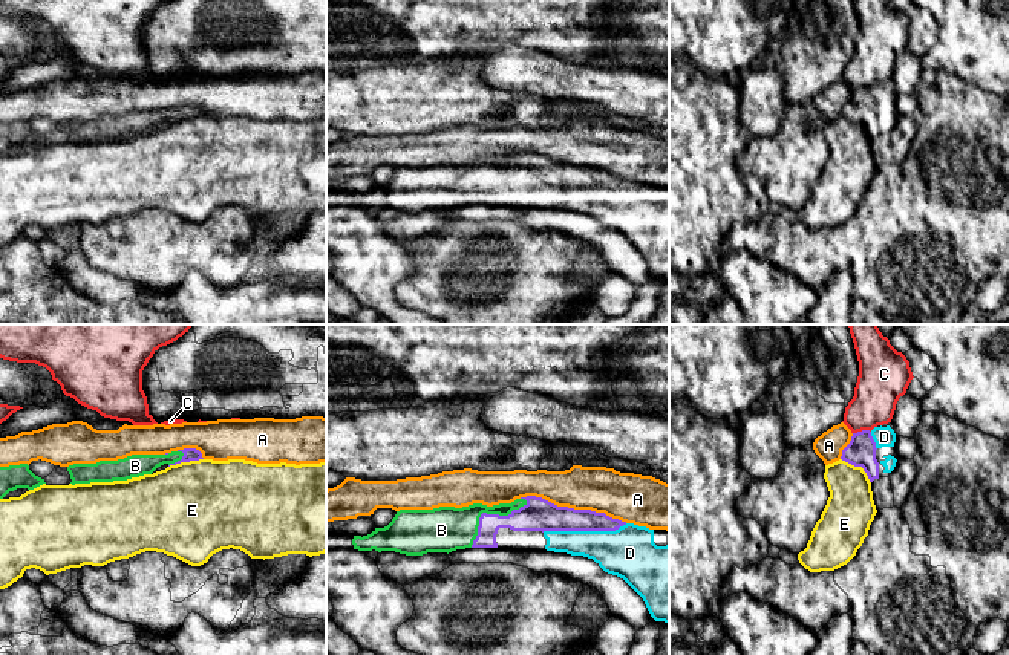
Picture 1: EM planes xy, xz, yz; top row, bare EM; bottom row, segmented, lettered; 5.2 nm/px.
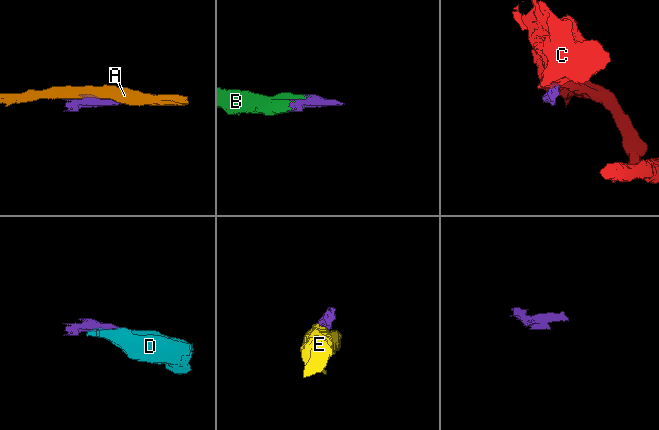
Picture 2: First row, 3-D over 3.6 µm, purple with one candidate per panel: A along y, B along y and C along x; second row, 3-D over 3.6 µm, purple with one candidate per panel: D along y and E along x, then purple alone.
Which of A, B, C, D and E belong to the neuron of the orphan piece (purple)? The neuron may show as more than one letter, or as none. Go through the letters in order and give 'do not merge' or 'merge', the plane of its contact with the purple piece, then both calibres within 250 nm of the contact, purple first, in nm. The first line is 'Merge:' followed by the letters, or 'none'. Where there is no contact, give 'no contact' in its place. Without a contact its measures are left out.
Merge: B, D
A: do not merge; contact in xz; calibres 170 and 240 nm
B: merge; contact in xz; calibres 160 and 240 nm
C: do not merge; contact in yz; calibres 160 and 240 nm
D: merge; contact in xz; calibres 170 and 260 nm
E: do not merge; contact in yz; calibres 160 and 260 nm

